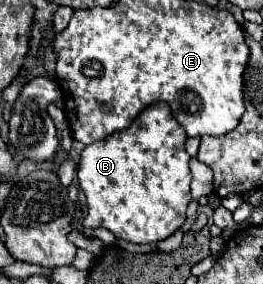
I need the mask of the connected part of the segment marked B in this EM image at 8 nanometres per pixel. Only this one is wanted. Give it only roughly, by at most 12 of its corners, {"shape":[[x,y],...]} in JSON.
{"shape":[[164,102],[84,148],[84,228],[152,244],[186,220],[186,132]]}

